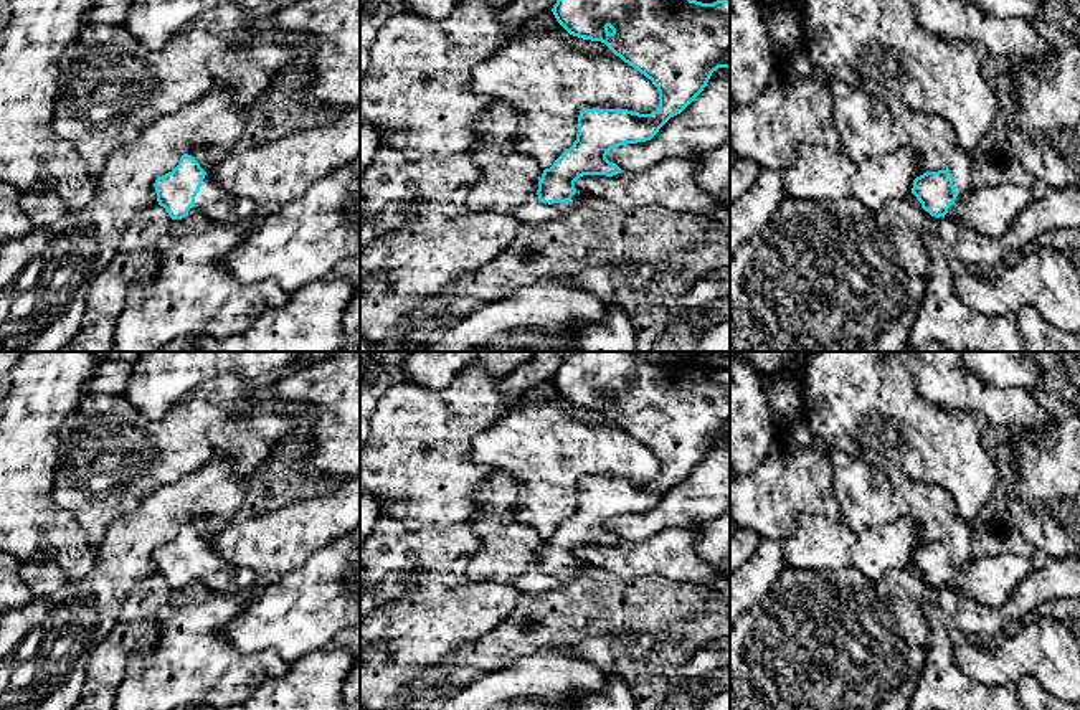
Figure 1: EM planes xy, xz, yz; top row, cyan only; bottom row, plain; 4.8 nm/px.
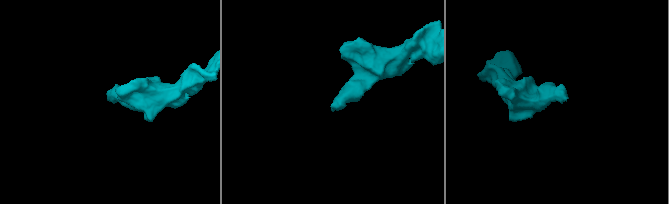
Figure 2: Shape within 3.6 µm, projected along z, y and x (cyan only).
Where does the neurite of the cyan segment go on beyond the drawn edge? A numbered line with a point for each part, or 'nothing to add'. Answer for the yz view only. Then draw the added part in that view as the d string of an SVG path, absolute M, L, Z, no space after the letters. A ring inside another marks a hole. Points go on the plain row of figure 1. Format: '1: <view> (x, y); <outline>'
1: yz (991, 580); M973 556L966 566L956 566L943 588L954 588L989 606L1002 606L1032 571L1035 568L1027 556Z

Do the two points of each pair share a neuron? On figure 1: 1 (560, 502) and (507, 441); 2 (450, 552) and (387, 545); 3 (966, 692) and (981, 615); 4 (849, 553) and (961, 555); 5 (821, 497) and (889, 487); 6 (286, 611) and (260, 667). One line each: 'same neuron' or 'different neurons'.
1: same neuron
2: same neuron
3: different neurons
4: different neurons
5: different neurons
6: different neurons

